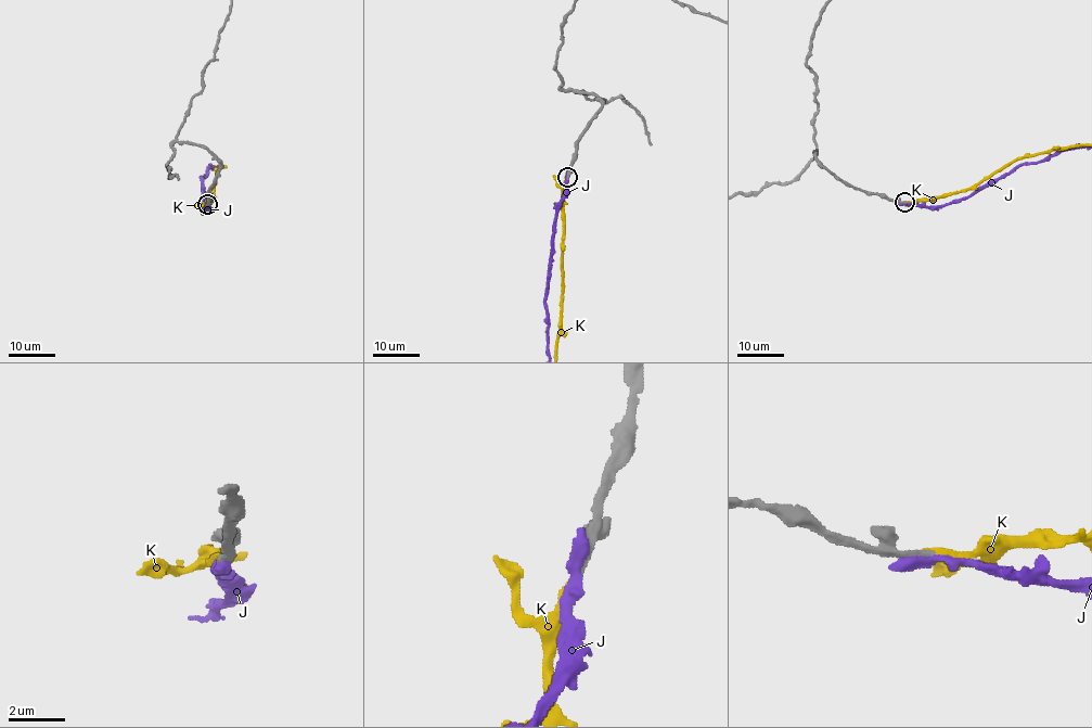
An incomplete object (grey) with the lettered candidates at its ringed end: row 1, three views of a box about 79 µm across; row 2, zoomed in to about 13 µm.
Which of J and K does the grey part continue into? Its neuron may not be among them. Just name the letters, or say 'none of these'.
K

